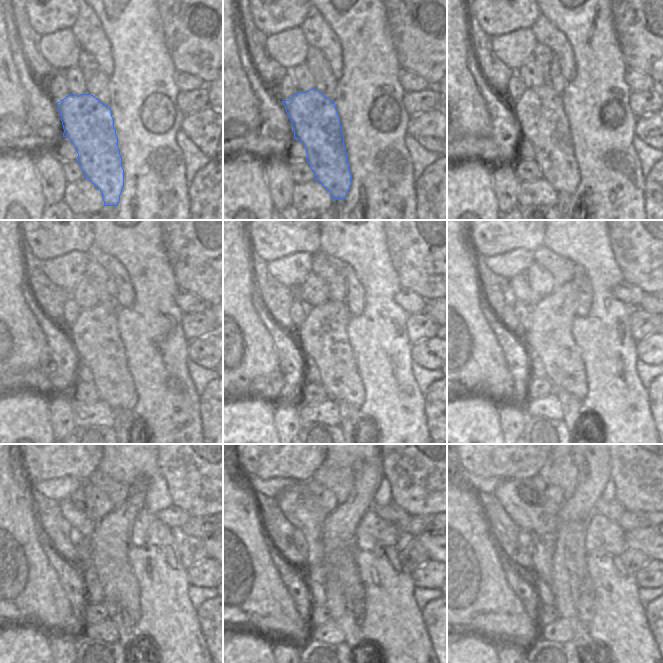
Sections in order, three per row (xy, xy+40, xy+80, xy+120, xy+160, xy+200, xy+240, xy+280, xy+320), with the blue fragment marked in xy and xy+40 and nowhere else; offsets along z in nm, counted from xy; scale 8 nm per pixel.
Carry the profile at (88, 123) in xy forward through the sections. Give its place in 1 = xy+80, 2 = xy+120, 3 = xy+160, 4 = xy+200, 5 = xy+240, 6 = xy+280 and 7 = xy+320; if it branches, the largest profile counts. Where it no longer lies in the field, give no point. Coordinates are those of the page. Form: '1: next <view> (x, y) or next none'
1: next xy+80 (540, 112)
2: next xy+120 (95, 336)
3: next xy+160 (322, 336)
4: next xy+200 (549, 336)
5: next xy+240 (109, 545)
6: next xy+280 (340, 576)
7: next xy+320 (569, 562)

